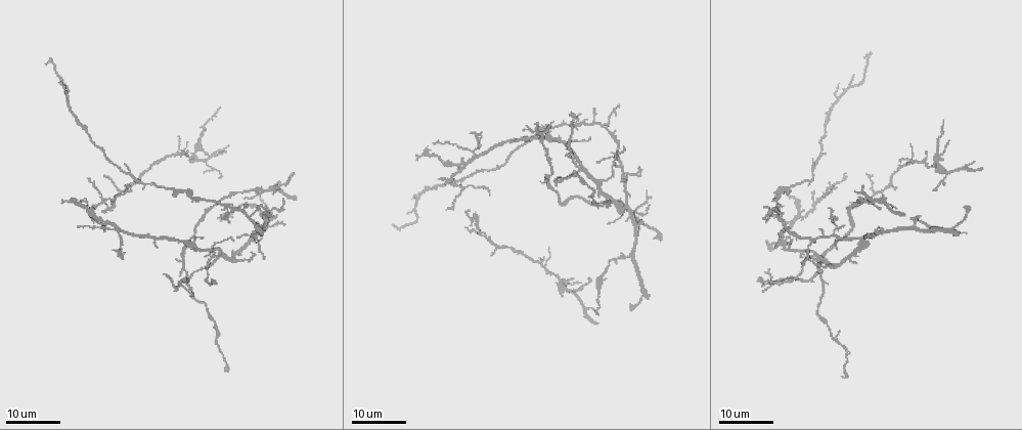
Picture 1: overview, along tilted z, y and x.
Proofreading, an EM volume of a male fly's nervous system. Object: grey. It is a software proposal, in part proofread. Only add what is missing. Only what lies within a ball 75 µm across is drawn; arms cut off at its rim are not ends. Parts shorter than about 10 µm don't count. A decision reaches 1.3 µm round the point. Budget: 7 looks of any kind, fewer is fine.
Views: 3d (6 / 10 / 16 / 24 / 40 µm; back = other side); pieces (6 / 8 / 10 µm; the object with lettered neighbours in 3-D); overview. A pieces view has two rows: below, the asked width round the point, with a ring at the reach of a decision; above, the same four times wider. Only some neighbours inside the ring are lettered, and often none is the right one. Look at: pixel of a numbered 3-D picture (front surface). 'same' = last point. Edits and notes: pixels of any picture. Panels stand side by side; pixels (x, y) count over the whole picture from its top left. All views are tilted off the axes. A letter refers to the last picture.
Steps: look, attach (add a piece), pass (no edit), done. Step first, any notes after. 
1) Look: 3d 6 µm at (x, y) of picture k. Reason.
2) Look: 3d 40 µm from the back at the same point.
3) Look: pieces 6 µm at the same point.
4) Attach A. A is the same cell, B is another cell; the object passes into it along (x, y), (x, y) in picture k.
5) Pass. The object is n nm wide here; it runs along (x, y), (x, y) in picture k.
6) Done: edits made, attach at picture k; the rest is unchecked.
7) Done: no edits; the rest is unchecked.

Look: 3d 24 µm at (229, 372) of picture 1. Free end.

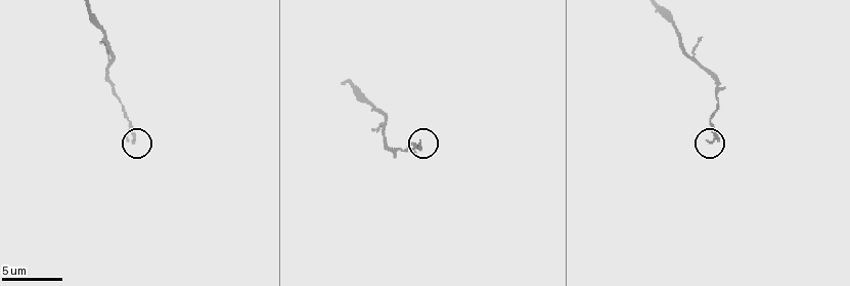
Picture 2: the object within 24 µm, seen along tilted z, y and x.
Look: pieces 6 µm at (707, 143) of picture 2.

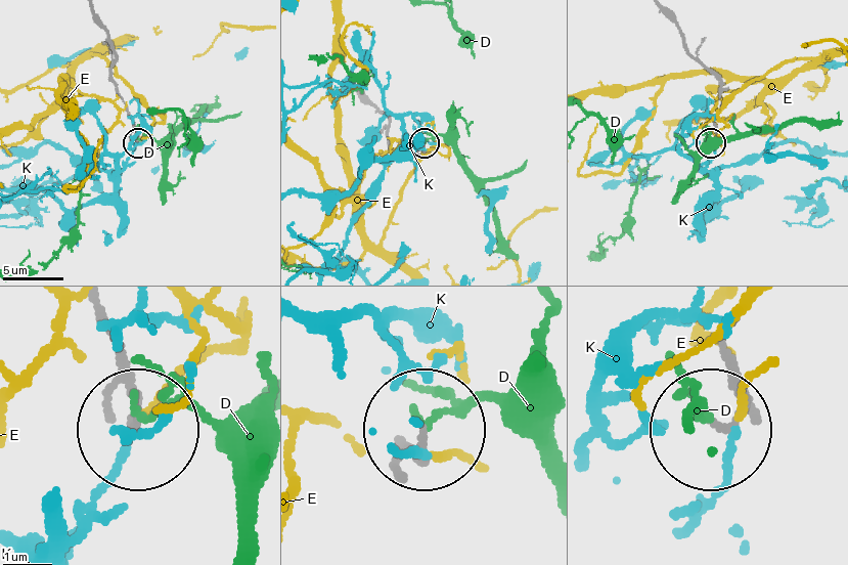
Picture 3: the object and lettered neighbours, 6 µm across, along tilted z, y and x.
Pass. D, E and K are other cells; no lettered piece goes on from it.

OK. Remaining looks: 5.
Look: 3d 16 µm at (461, 159) of picture 1. Tapers out.

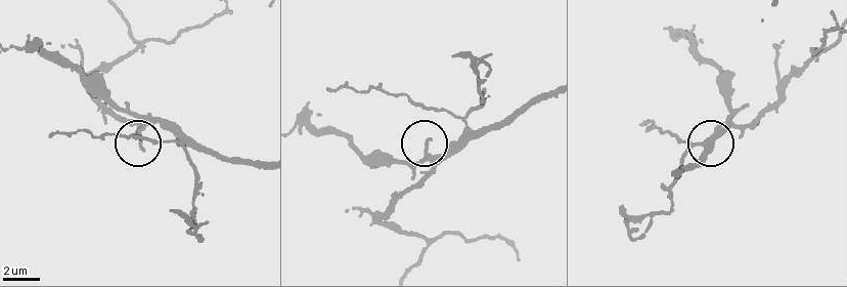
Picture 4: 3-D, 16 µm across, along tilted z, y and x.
Look: pieces 8 µm at (428, 138) of picture 4.

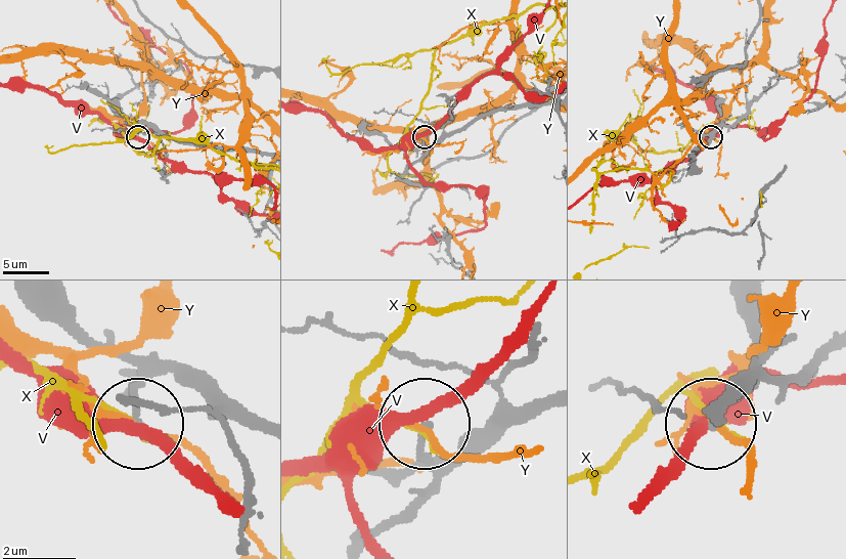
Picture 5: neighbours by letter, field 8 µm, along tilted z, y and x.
Pass. The object is 110 nm wide here; V, X and Y are other cells; it runs along (263, 155), (193, 145), (144, 124), (138, 136) in picture 5; none of them fits.

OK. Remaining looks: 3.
Look: 3d 16 µm at (469, 132) of picture 1.

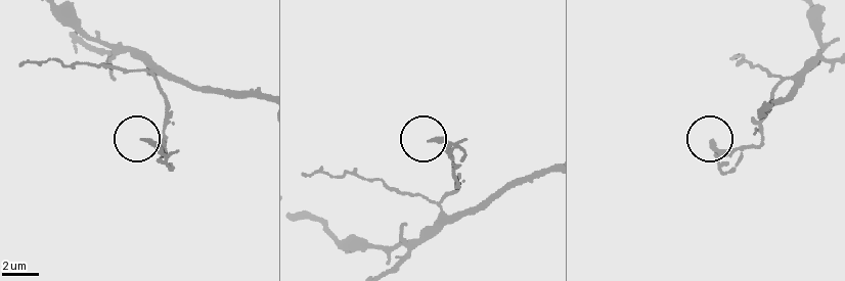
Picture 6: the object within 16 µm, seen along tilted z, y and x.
Look: pieces 10 µm at (430, 139) of picture 6.

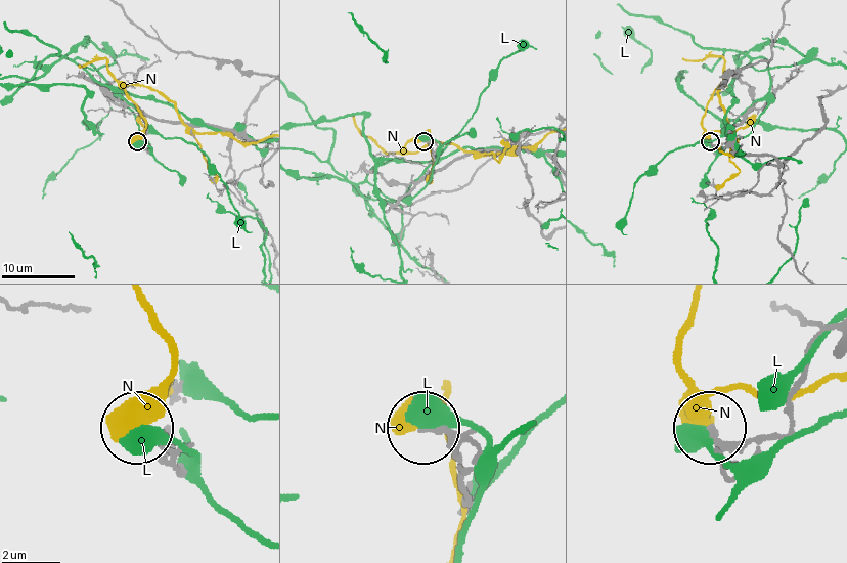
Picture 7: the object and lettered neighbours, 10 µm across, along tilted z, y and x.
Pass. The object is 240 nm wide here; L and N are other cells; none of them fits.

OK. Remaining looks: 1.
Done: no edits; the rest is unchecked.

